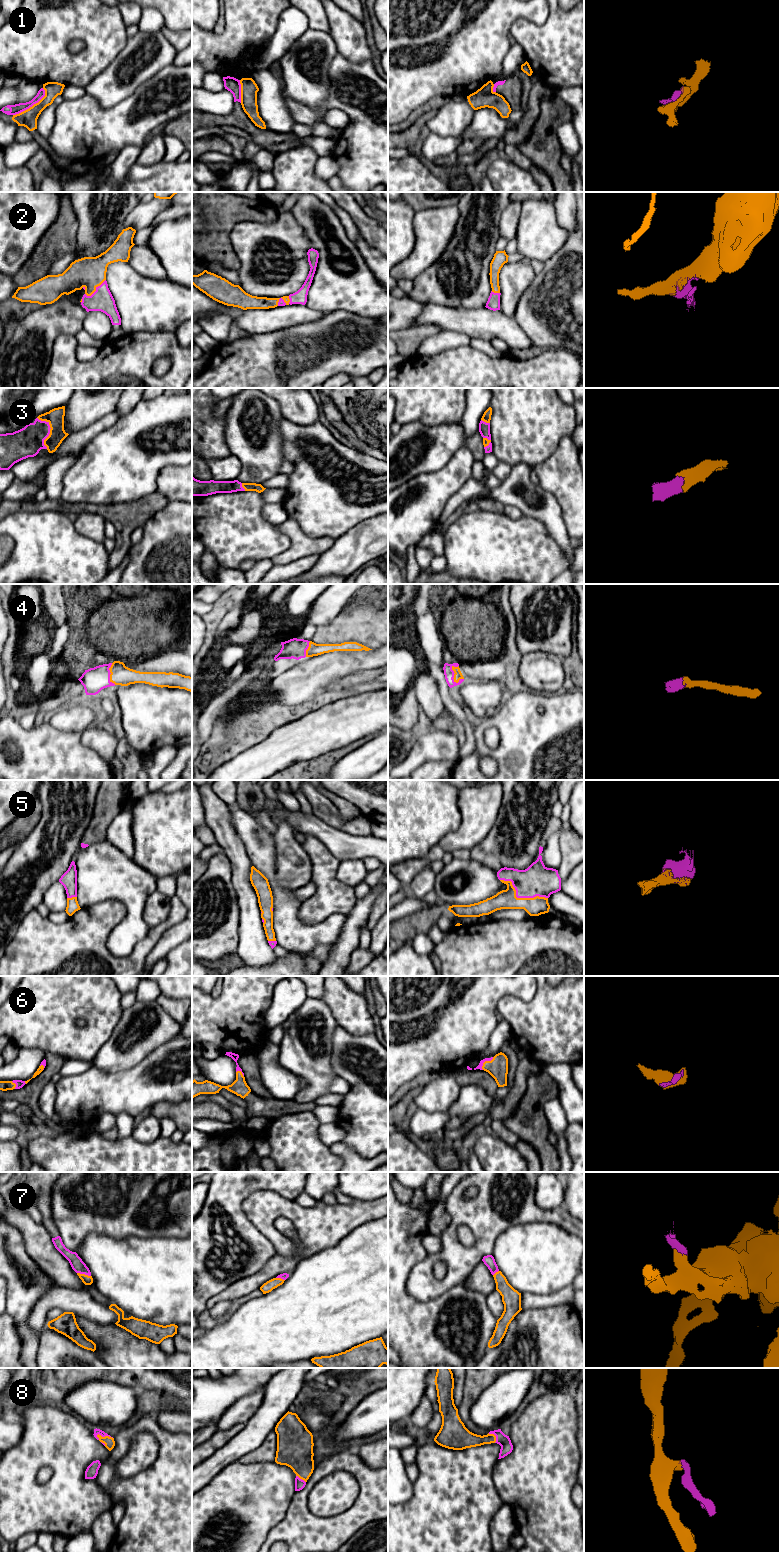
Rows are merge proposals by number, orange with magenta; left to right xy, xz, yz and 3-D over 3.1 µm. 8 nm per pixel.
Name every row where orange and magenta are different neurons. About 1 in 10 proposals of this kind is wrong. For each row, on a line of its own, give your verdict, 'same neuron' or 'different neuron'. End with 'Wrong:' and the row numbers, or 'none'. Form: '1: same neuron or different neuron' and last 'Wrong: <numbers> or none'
1: different neuron
2: same neuron
3: same neuron
4: same neuron
5: same neuron
6: same neuron
7: same neuron
8: same neuron
Wrong: 1

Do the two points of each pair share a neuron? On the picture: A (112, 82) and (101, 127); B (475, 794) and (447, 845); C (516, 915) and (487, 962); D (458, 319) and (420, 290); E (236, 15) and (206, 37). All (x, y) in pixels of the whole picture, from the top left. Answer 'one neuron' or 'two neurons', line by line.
A: two neurons
B: one neuron
C: two neurons
D: two neurons
E: one neuron

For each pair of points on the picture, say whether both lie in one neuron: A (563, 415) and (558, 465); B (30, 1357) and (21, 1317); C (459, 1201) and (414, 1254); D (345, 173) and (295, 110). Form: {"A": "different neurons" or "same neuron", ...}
{"A": "different neurons", "B": "same neuron", "C": "different neurons", "D": "same neuron"}

